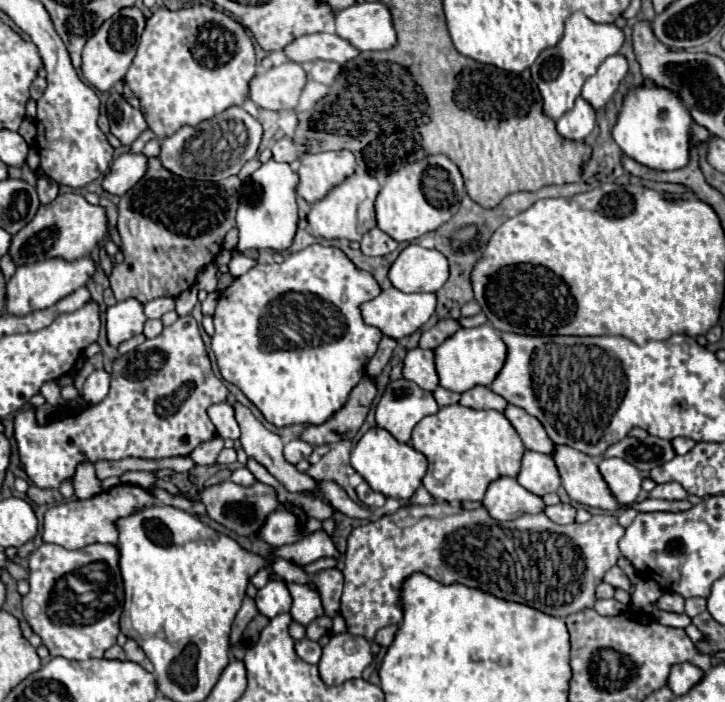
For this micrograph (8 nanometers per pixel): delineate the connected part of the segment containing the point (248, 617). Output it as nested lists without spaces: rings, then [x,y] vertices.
[[[245,596],[245,600],[243,600],[243,604],[241,604],[241,610],[237,612],[237,616],[235,616],[235,620],[233,620],[231,642],[237,642],[237,640],[241,638],[245,626],[257,616],[257,612],[259,612],[259,610],[257,610],[257,606],[255,606],[255,600],[249,598],[249,596]]]

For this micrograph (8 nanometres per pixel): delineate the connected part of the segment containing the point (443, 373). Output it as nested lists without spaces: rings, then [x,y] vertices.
[[[489,324],[475,326],[475,328],[459,328],[455,336],[449,336],[435,352],[435,368],[439,376],[439,384],[453,392],[467,392],[477,384],[489,386],[495,376],[499,374],[505,358],[507,358],[507,346],[501,340],[501,332],[495,330]]]

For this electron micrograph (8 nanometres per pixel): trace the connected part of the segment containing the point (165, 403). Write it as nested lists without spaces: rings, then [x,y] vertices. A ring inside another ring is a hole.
[[[183,316],[175,324],[165,326],[157,338],[145,340],[143,350],[127,352],[113,362],[111,372],[111,390],[105,400],[93,408],[61,408],[47,418],[45,424],[39,424],[35,410],[23,408],[15,414],[15,440],[19,448],[21,464],[29,480],[39,488],[59,488],[63,480],[73,478],[75,468],[81,462],[99,462],[99,460],[121,460],[121,458],[171,458],[171,456],[189,456],[201,442],[215,436],[215,426],[207,416],[207,408],[215,402],[227,400],[227,388],[221,380],[215,378],[207,350],[203,346],[197,322],[193,316]]]

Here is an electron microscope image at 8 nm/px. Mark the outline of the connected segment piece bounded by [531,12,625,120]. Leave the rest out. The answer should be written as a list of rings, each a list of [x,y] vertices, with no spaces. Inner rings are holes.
[[[573,12],[565,22],[565,34],[561,42],[553,48],[547,48],[531,66],[531,76],[543,96],[543,112],[551,120],[559,120],[575,104],[575,98],[581,94],[583,82],[593,76],[599,64],[619,52],[625,36],[615,24],[595,24],[583,12]]]

